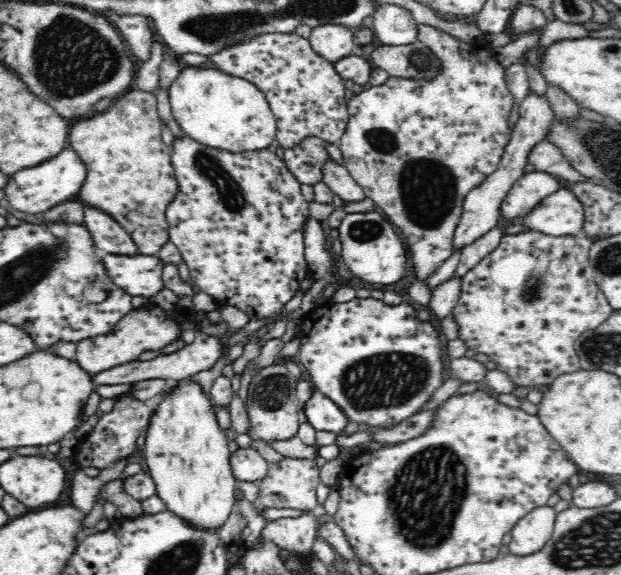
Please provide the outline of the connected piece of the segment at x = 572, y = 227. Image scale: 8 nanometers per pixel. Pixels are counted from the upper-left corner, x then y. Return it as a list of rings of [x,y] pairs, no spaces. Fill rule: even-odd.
[[[563,186],[558,192],[546,196],[546,200],[520,222],[551,236],[577,236],[583,234],[586,211],[576,193]]]

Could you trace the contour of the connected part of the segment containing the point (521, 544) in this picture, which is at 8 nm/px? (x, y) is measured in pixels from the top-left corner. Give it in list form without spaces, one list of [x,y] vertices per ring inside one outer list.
[[[548,506],[536,508],[512,529],[507,538],[509,554],[530,556],[540,552],[555,528],[557,513]]]

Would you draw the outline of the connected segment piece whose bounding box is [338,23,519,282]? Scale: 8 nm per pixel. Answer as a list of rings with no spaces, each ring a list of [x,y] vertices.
[[[418,23],[417,24],[417,40],[422,42],[424,46],[432,49],[438,60],[441,62],[441,69],[438,74],[431,79],[407,79],[400,77],[390,77],[386,80],[386,84],[382,86],[372,86],[368,90],[363,90],[359,96],[349,96],[348,110],[349,122],[346,126],[346,132],[338,143],[339,149],[342,151],[345,160],[345,166],[349,173],[354,177],[354,180],[364,189],[366,196],[372,198],[377,206],[384,210],[387,220],[394,224],[396,229],[401,232],[401,235],[406,239],[406,247],[410,250],[409,255],[412,256],[413,272],[415,278],[426,282],[430,280],[440,266],[452,256],[455,246],[455,232],[459,220],[462,218],[463,204],[465,196],[480,186],[490,176],[500,164],[502,154],[512,138],[512,126],[510,126],[510,118],[512,112],[519,112],[516,98],[508,87],[506,81],[506,69],[497,59],[497,53],[490,45],[482,39],[473,42],[462,42],[460,38],[451,36],[442,28],[437,28],[432,24]]]

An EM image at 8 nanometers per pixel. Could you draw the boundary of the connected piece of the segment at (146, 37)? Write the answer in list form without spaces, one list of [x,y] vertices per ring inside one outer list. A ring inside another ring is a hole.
[[[103,15],[115,24],[117,31],[125,40],[125,43],[132,52],[134,60],[144,62],[151,56],[151,47],[157,38],[152,34],[154,19],[147,16],[135,16],[134,19],[128,16]]]

